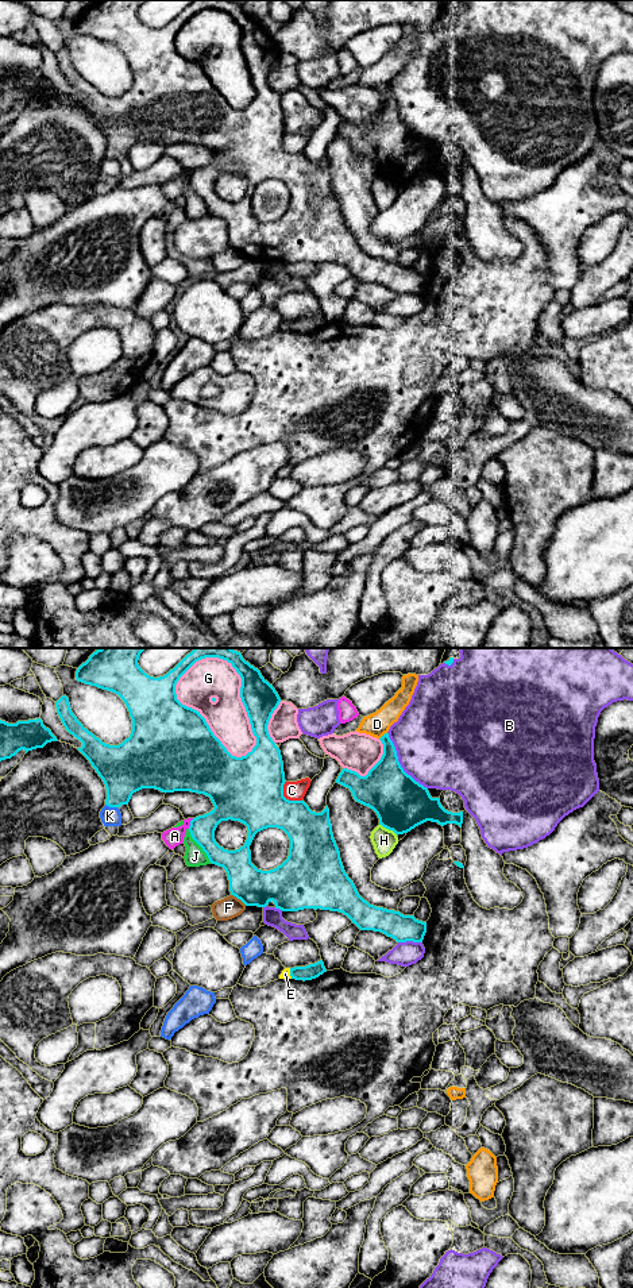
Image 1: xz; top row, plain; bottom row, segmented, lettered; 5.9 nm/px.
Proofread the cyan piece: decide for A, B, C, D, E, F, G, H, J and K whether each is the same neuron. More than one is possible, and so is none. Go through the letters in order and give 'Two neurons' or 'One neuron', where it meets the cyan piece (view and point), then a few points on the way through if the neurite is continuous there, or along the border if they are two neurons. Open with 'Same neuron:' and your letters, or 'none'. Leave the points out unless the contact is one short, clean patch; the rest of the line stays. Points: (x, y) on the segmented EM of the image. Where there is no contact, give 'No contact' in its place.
Same neuron: none
A: Two neurons. Touches cyan at xz (190, 824)
B: Two neurons. Touches cyan at xz (398, 763)
C: Two neurons. Touches cyan at xz (284, 797)
D: Two neurons. Touches cyan at xz (382, 736)
E: Two neurons. Touches cyan at xz (290, 974). Boundary: xz (289, 968), (292, 978)
F: Two neurons. Touches cyan at xz (239, 898)
G: Two neurons. Touches cyan at xz (240, 695)
H: Two neurons. Touches cyan at xz (389, 829)
J: Two neurons. Touches cyan at xz (199, 844)
K: Two neurons. Touches cyan at xz (111, 806)

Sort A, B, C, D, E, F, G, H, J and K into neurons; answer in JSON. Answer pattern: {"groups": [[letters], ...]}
{"groups": [["A"], ["B"], ["C"], ["D"], ["E", "G"], ["F"], ["H"], ["J"], ["K"]]}

